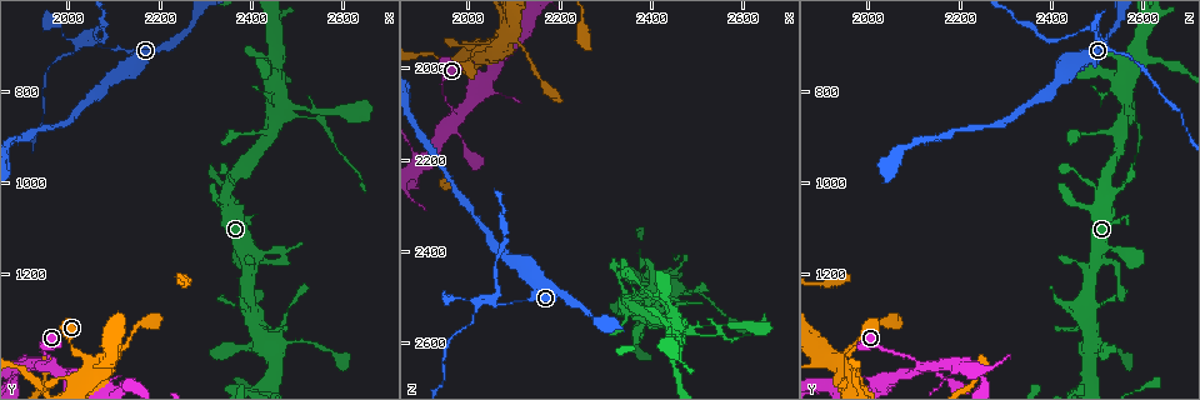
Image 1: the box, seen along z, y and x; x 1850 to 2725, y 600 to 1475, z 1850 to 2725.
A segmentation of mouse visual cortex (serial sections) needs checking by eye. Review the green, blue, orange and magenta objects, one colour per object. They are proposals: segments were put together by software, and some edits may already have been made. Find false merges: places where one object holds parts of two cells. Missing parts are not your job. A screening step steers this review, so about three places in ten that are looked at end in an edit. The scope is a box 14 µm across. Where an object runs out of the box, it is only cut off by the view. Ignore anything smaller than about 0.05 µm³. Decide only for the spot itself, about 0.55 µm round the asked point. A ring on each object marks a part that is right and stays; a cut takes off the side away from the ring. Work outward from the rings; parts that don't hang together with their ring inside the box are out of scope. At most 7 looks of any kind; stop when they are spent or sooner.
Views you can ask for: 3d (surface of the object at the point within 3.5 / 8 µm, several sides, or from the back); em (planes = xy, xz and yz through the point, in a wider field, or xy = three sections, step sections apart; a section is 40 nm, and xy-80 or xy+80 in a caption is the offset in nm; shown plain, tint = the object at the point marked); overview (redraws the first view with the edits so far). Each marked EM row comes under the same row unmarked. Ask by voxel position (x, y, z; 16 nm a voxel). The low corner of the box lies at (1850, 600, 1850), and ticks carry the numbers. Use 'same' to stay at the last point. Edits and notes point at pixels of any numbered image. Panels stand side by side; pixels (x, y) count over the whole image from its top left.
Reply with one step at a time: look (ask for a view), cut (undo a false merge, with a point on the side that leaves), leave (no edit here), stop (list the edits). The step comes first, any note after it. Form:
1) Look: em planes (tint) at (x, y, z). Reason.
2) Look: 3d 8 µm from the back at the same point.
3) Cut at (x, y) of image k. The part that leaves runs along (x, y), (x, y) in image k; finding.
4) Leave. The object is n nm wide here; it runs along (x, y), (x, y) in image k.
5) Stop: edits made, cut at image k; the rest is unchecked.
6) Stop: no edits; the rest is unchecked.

Look: 3d 3.5 µm from the back at (2060, 690, 2510). Narrows sharply.

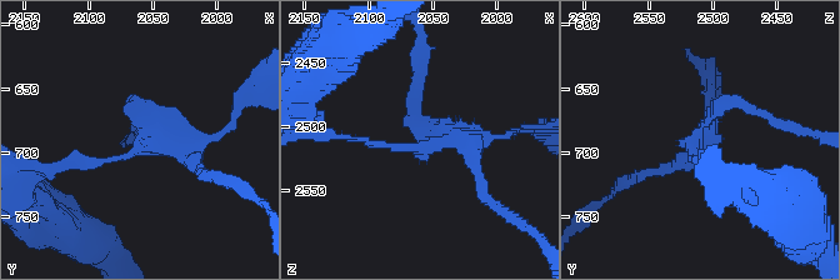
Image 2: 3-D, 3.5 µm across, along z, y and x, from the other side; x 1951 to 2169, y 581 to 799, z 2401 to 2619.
Look: em planes (tint) at (2060, 700, 2518).

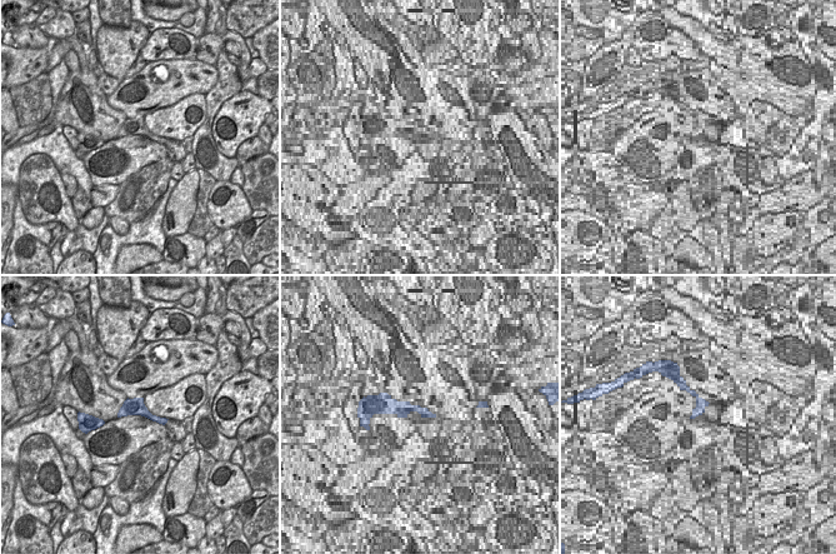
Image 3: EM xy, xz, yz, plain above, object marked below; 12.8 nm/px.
Leave. 3 arms meet here; the arms are 100, 200, 250 nm wide; it runs along (341, 138), (390, 148), (464, 138), (479, 170) in image 2; all the same cell.

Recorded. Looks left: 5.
Look: 3d 3.5 µm at (2485, 1345, 2485). Sudden change in width.

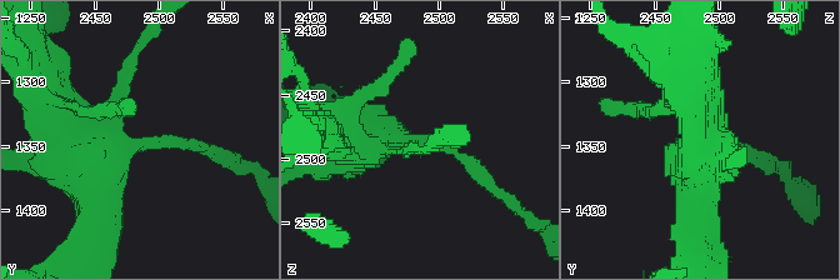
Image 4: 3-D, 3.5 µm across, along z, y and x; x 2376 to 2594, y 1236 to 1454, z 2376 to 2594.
Look: em xy step 1 (tint) at (2480, 1348, 2484). The arms are 150, 600 nm wide; need the tissue.

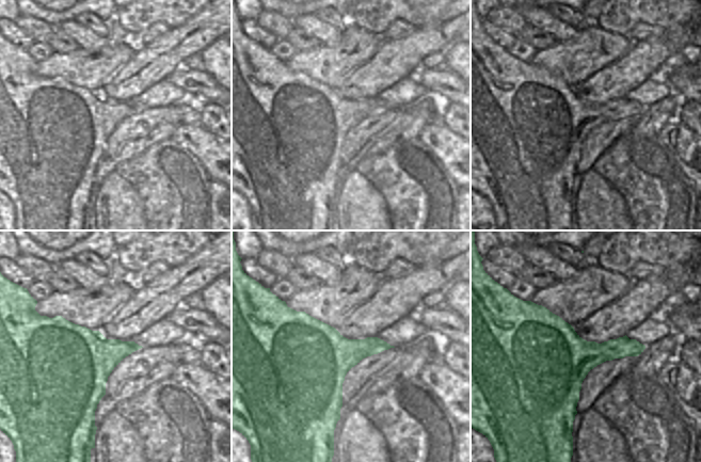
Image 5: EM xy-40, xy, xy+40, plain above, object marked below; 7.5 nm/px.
Leave. All the same cell.

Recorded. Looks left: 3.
Look: 3d 3.5 µm at (2465, 840, 2560). Four or more arms meet.

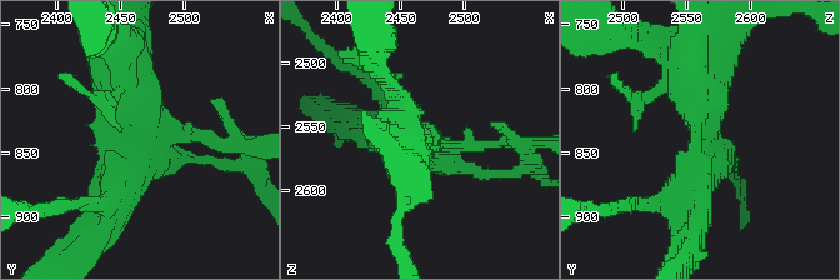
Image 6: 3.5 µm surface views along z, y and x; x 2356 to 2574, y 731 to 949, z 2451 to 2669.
Look: em planes (tint) at (2468, 844, 2562). 4 arms meet here; the arms are 150, 150, 450, 600 nm wide; need the tissue.

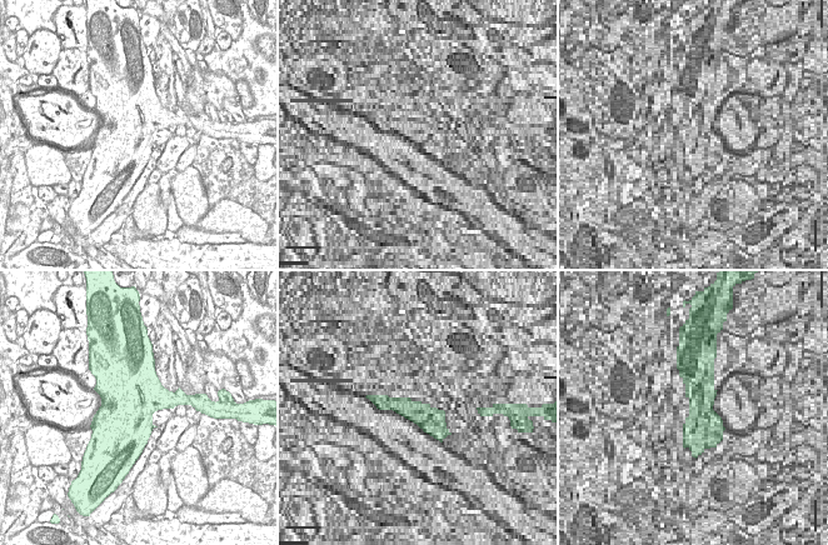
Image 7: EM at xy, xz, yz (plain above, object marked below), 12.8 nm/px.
Leave. It runs along (106, 218), (141, 160), (126, 61) in image 6; one cell here.

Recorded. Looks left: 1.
Stop: no edits; the rest is unchecked.

